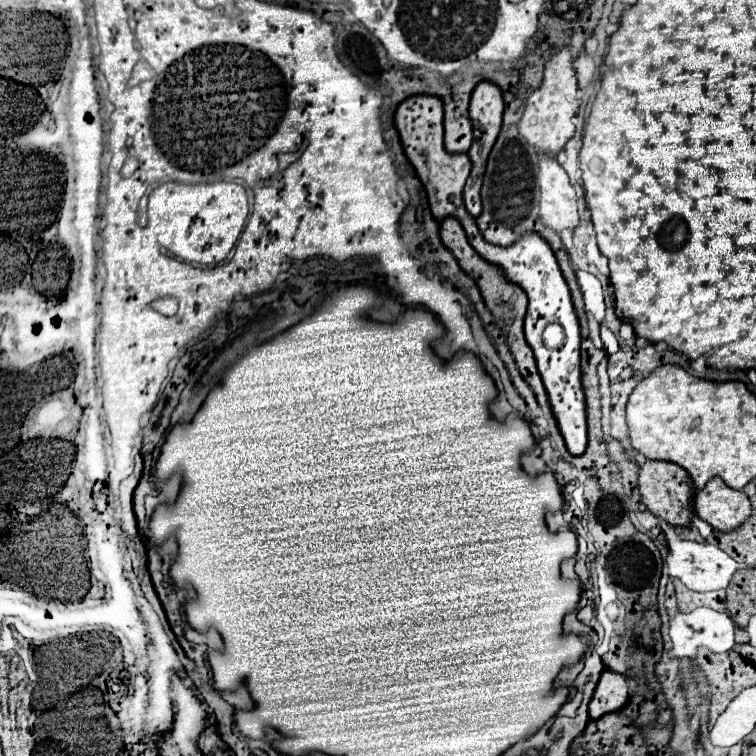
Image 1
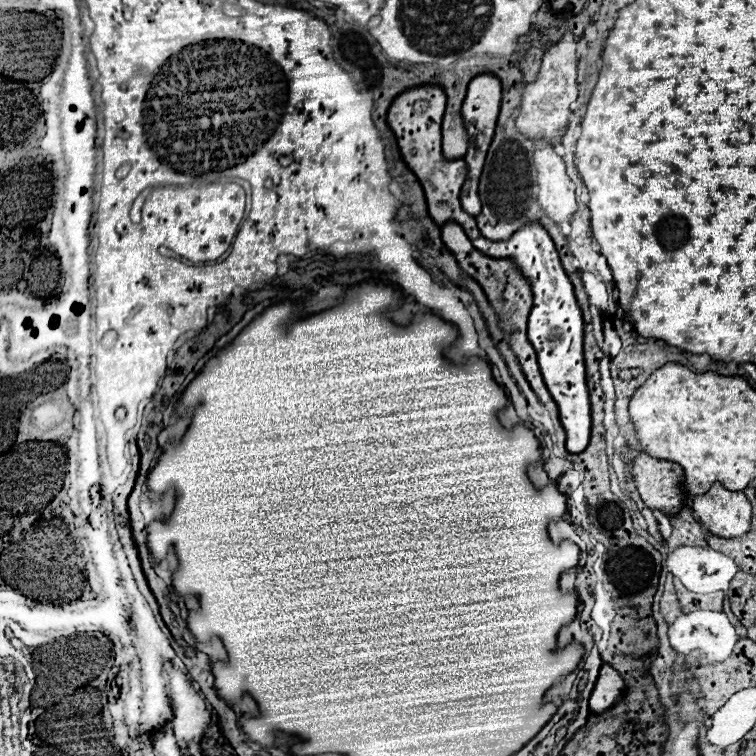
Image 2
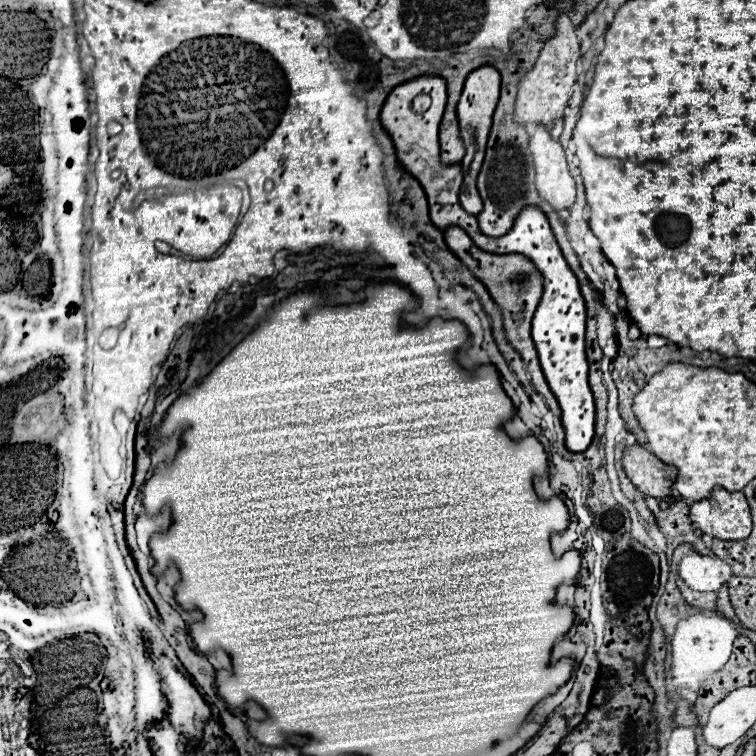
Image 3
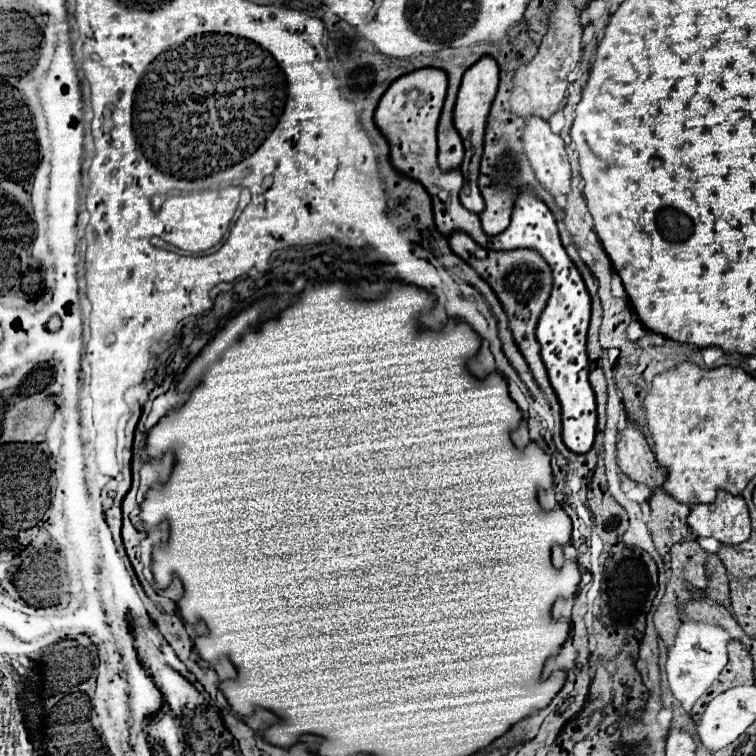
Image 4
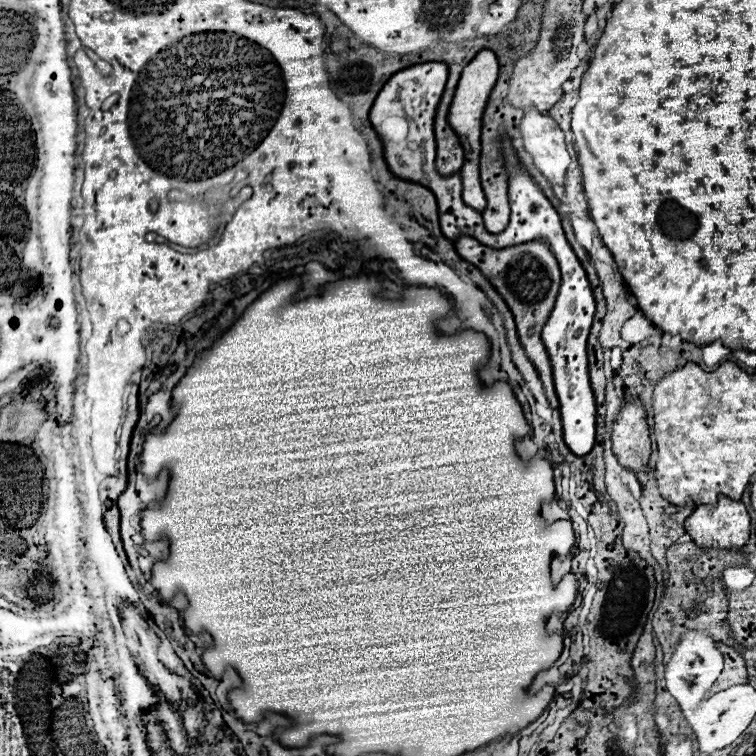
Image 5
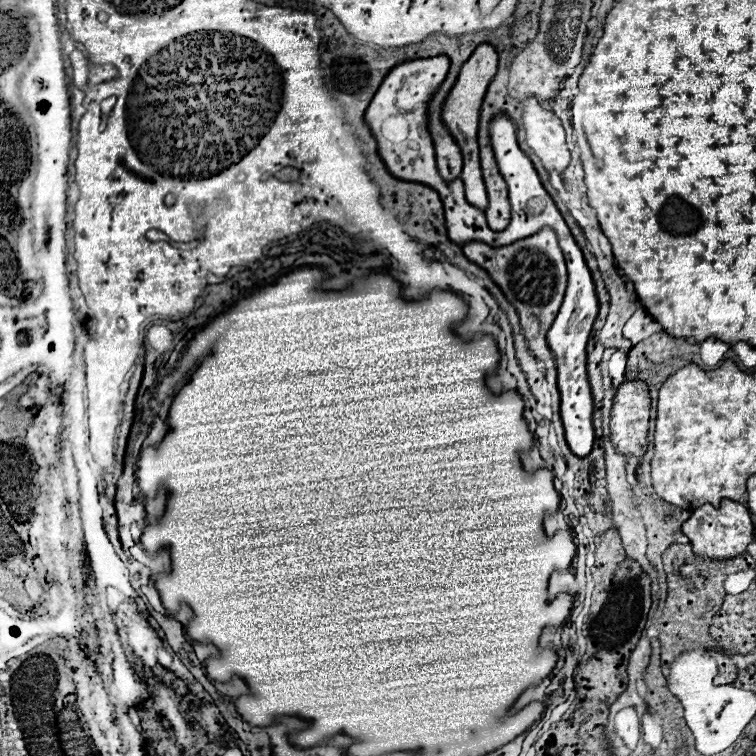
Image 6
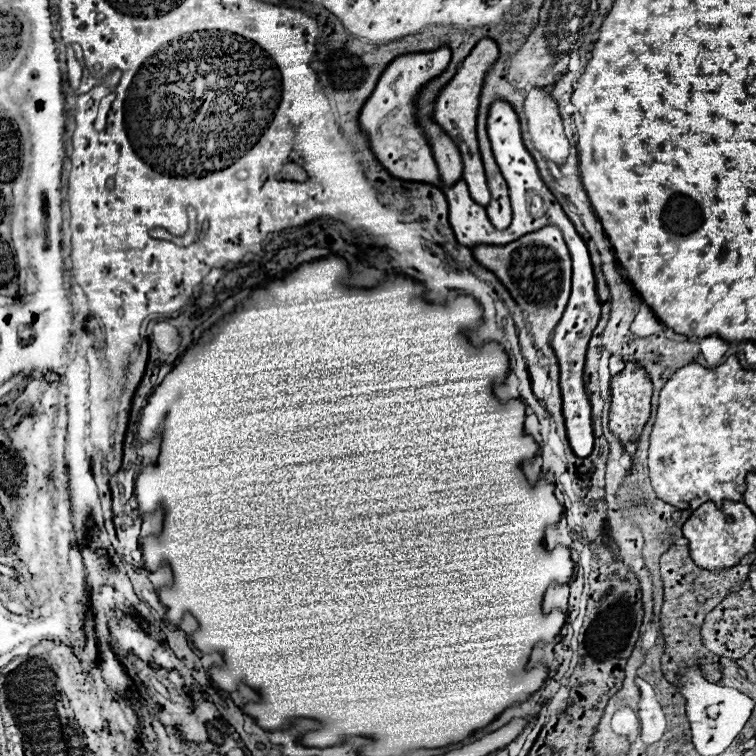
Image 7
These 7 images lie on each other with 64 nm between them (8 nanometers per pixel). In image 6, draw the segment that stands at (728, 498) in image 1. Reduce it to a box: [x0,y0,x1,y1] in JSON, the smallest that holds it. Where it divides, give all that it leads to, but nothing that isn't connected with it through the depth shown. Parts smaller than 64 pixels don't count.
[682,500,754,560]

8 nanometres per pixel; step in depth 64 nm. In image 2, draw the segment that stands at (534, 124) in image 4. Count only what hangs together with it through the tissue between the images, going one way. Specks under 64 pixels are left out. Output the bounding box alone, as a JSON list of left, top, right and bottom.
[534,140,576,222]

